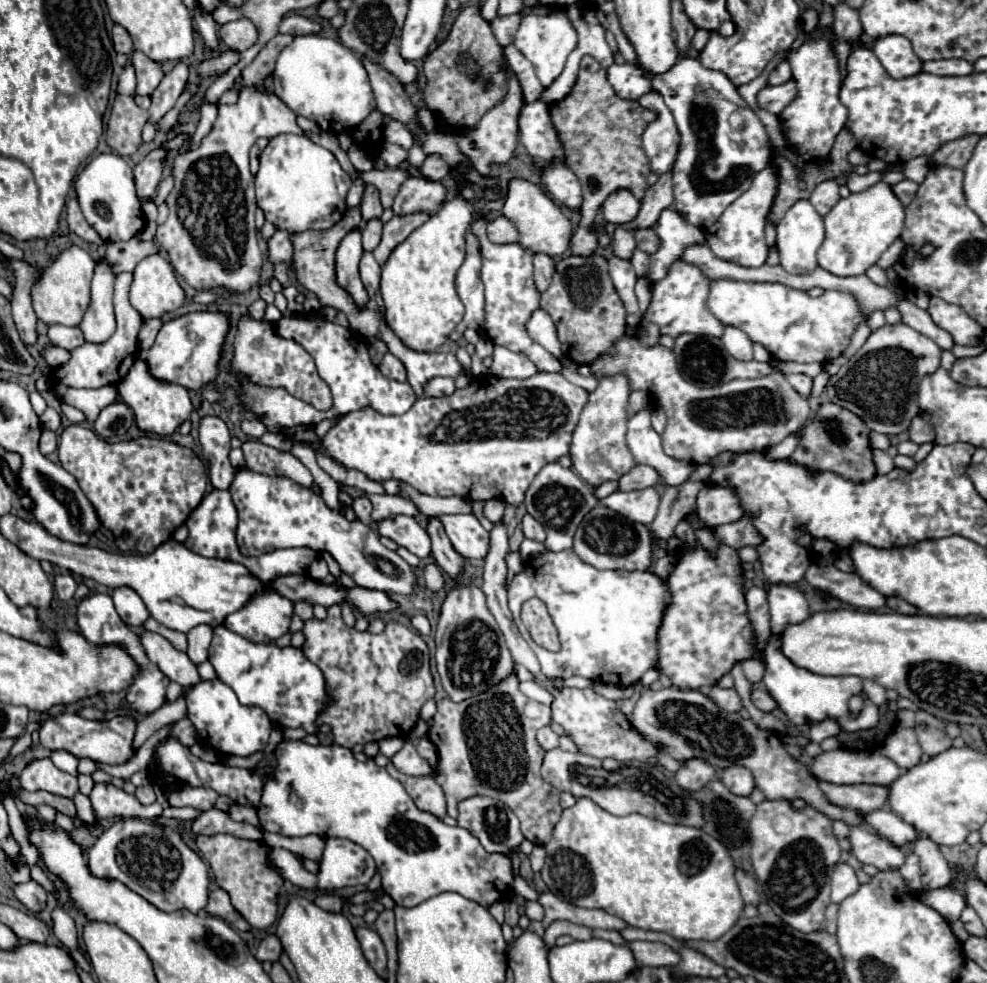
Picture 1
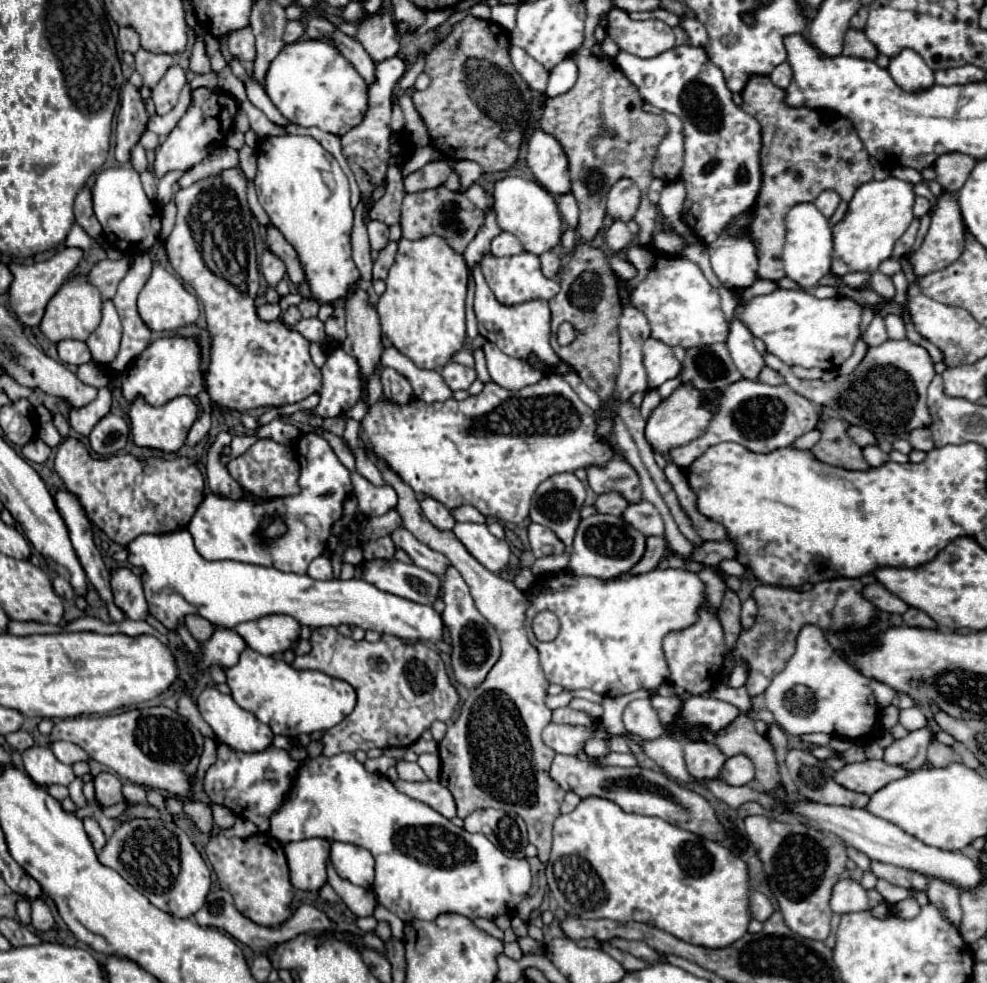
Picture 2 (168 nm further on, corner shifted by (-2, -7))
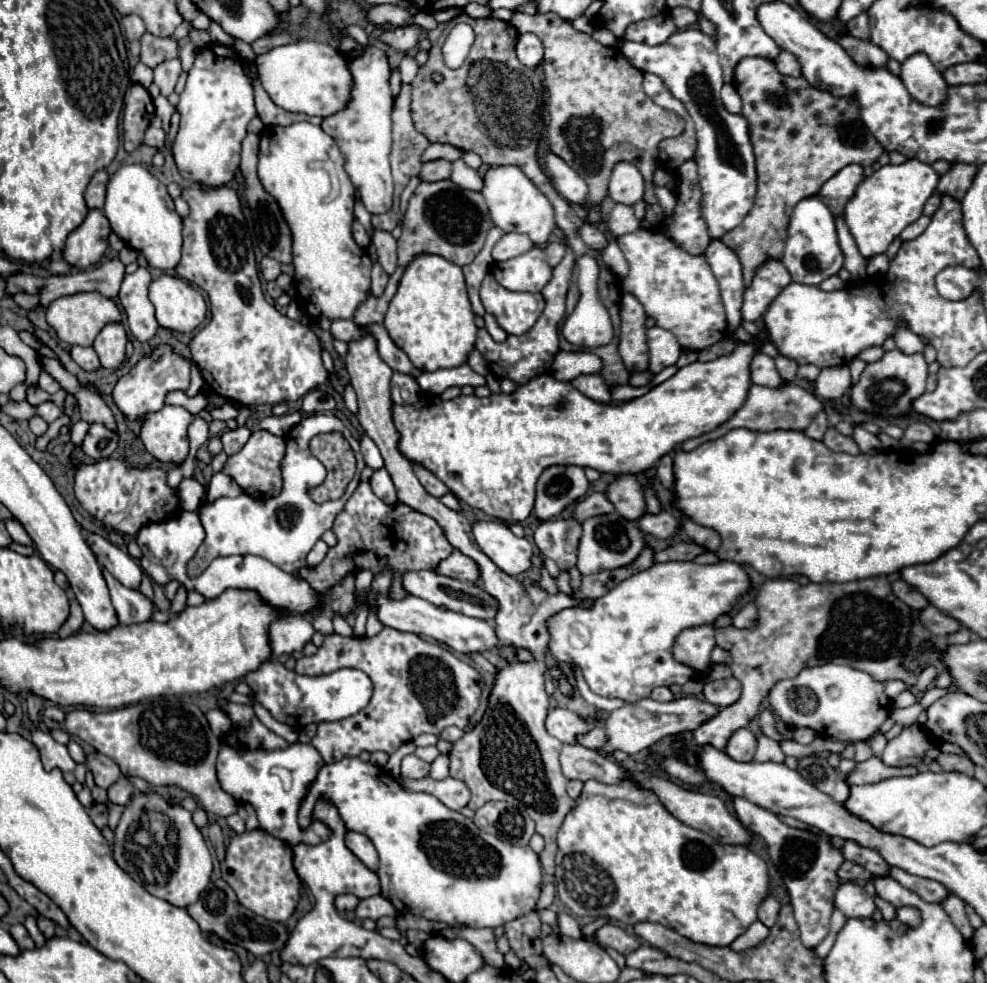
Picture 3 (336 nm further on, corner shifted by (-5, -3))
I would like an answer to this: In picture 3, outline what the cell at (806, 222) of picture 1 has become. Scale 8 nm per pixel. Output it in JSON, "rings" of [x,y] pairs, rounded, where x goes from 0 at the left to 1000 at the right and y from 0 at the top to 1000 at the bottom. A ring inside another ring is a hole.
{"rings":[[[818,200],[810,204],[810,209],[803,213],[801,219],[799,241],[793,259],[793,270],[799,274],[803,286],[816,290],[830,290],[838,282],[848,280],[850,274],[854,272],[854,266],[856,261],[850,251],[844,217],[828,200]]]}

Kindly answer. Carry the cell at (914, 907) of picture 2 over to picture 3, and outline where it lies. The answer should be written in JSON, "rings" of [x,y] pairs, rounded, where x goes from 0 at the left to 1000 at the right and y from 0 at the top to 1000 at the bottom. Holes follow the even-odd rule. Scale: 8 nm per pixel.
{"rings":[[[911,923],[909,925],[909,935],[919,941],[919,943],[931,943],[933,941],[933,929],[927,923]]]}

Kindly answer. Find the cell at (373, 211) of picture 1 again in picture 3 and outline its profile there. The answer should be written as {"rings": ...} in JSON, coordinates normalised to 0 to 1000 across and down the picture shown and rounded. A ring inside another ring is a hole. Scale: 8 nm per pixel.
{"rings":[[[382,233],[378,239],[378,249],[382,253],[382,268],[388,272],[390,278],[396,280],[402,272],[402,245],[396,237],[388,237]]]}

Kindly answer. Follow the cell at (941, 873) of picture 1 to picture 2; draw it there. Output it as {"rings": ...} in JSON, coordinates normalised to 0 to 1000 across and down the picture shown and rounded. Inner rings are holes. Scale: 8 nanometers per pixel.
{"rings":[[[942,892],[938,910],[940,910],[942,919],[948,921],[965,941],[969,941],[969,943],[973,941],[975,925],[973,925],[973,904],[969,900]]]}

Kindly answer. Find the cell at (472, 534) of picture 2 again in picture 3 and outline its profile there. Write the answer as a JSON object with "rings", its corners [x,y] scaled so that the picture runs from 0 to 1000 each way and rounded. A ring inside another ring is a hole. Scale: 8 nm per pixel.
{"rings":[[[485,530],[479,534],[479,544],[489,563],[514,585],[524,587],[538,579],[538,552],[520,544],[512,532]]]}

